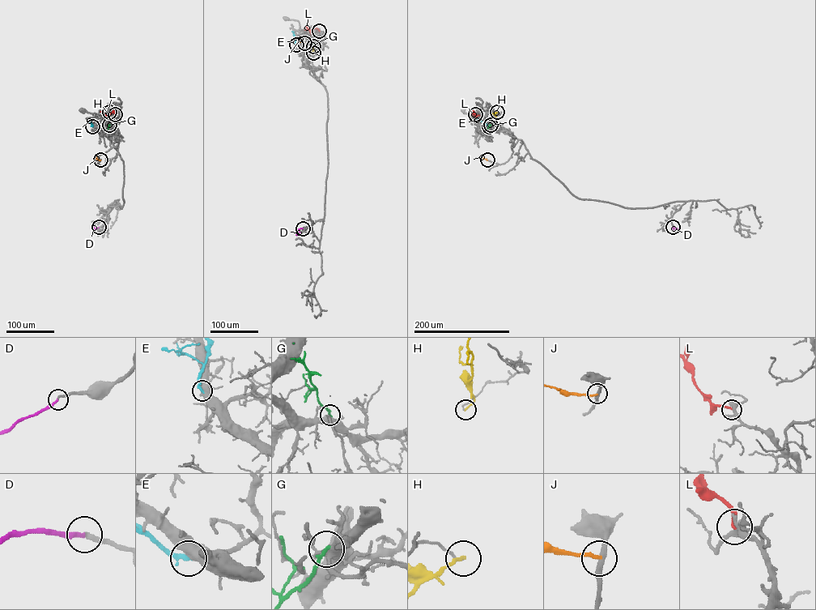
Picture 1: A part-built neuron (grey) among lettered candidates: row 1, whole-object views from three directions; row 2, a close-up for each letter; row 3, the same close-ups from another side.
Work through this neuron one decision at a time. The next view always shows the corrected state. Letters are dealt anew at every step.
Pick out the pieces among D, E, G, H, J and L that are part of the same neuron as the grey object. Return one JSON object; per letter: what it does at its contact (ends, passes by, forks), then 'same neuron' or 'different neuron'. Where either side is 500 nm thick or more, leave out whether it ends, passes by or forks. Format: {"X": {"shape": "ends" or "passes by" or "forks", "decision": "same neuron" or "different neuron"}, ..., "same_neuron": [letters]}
{"D": {"shape": "ends", "decision": "same neuron"}, "E": {"decision": "different neuron"}, "G": {"shape": "ends", "decision": "different neuron"}, "H": {"shape": "ends", "decision": "different neuron"}, "J": {"shape": "ends", "decision": "different neuron"}, "L": {"shape": "ends", "decision": "different neuron"}, "same_neuron": ["D"]}

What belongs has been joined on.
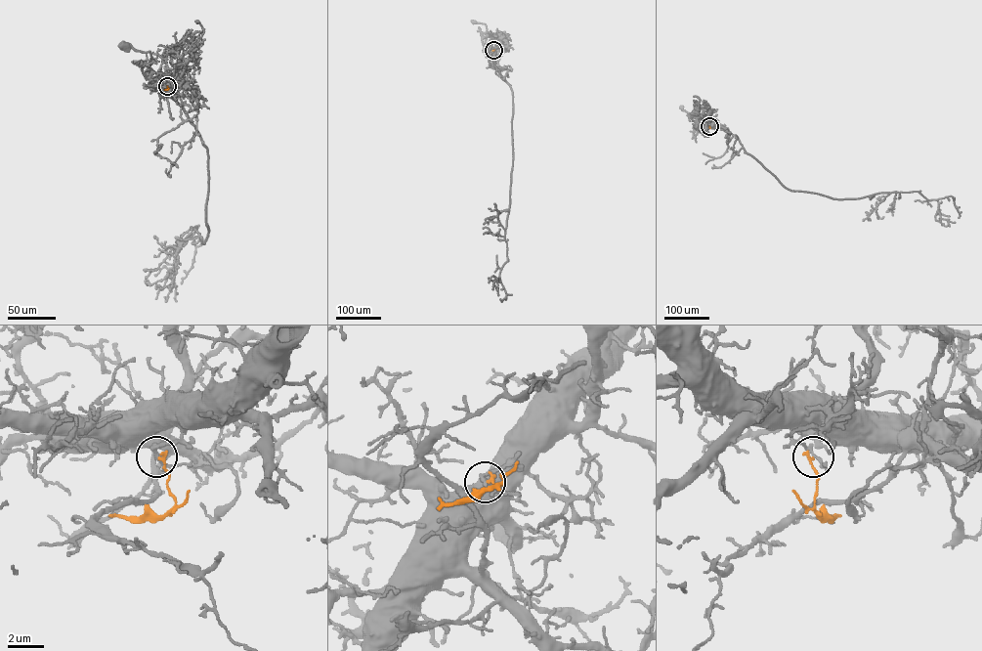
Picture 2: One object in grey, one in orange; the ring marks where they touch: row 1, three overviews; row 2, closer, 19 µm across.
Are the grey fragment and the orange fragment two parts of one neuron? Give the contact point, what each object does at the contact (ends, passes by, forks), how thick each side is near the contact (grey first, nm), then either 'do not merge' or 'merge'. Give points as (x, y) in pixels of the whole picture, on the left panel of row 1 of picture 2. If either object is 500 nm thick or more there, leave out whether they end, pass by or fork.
place (167, 86); grey passes by; orange ends; calibres 170 and 170 nm; do not merge

